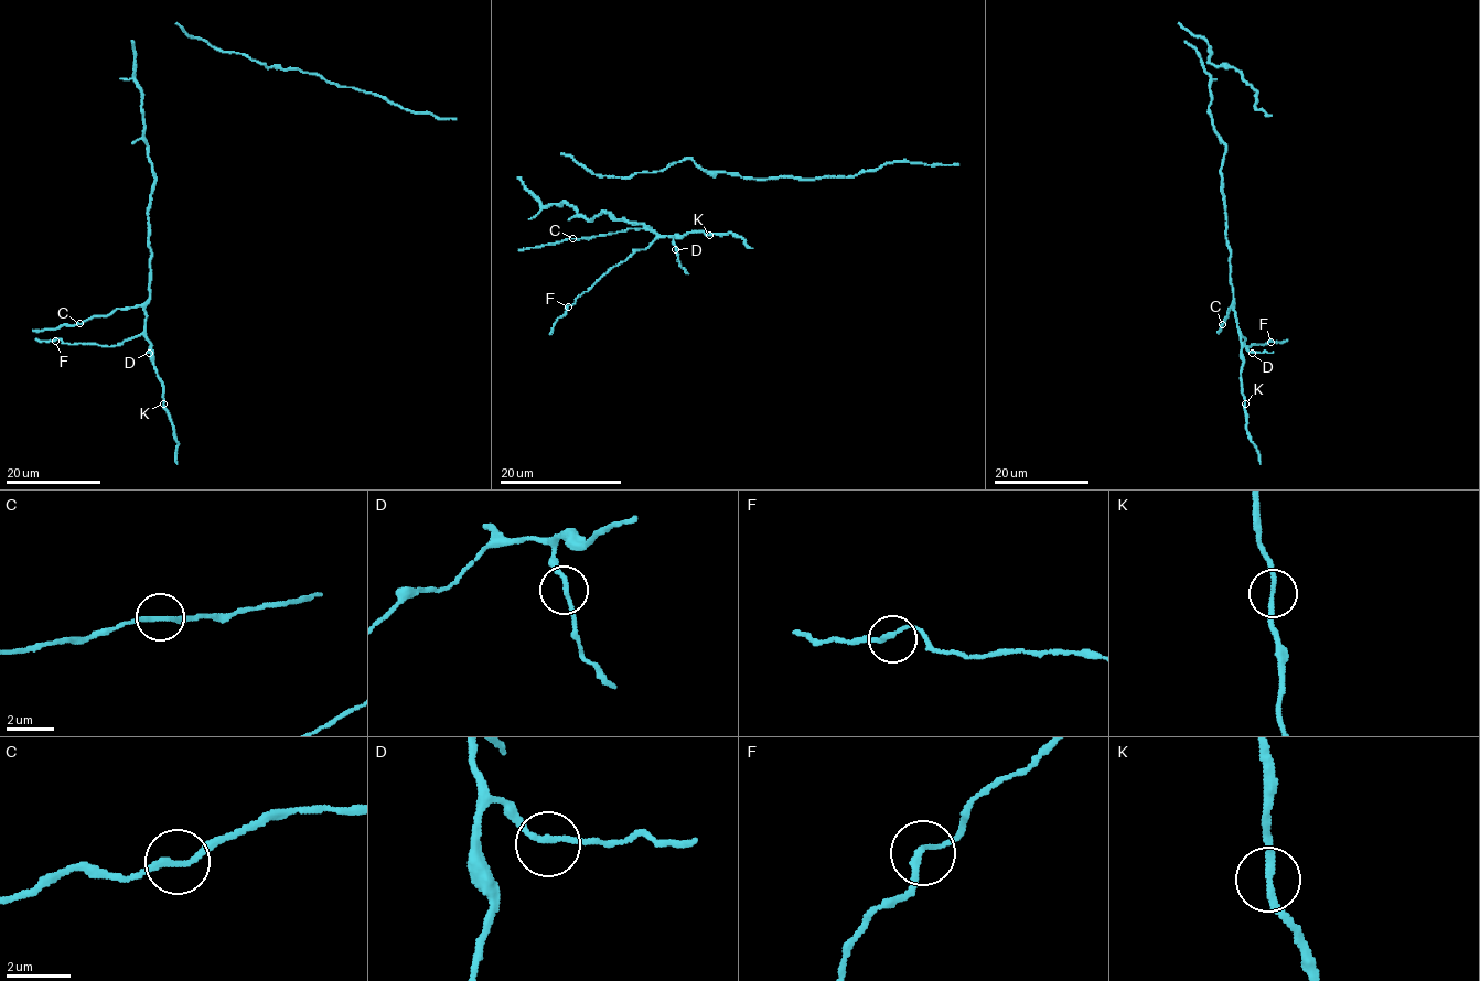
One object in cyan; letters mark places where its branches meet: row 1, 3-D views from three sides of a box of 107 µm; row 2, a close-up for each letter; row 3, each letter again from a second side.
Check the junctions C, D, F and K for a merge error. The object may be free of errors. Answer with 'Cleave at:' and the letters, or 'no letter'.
Cleave at: no letter

